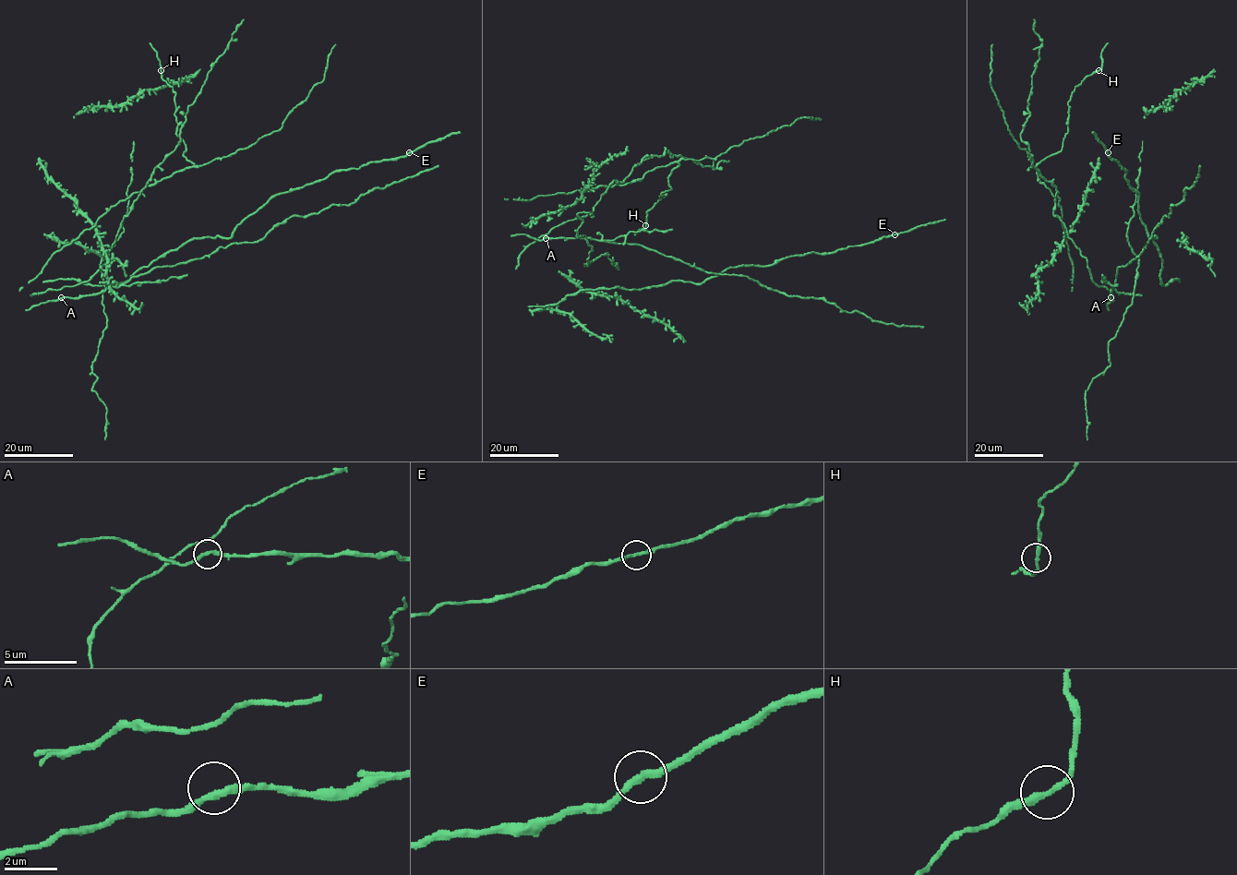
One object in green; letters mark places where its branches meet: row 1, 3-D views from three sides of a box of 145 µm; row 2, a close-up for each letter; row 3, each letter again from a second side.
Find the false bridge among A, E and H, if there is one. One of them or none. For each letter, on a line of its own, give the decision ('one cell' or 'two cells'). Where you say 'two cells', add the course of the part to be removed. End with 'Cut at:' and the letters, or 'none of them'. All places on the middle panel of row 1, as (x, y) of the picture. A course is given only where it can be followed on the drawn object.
A: one cell
E: one cell
H: one cell
Cut at: none of them

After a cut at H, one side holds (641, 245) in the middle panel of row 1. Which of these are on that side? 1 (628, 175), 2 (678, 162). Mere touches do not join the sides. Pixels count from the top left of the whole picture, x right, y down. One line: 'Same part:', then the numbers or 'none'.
Same part: 1

